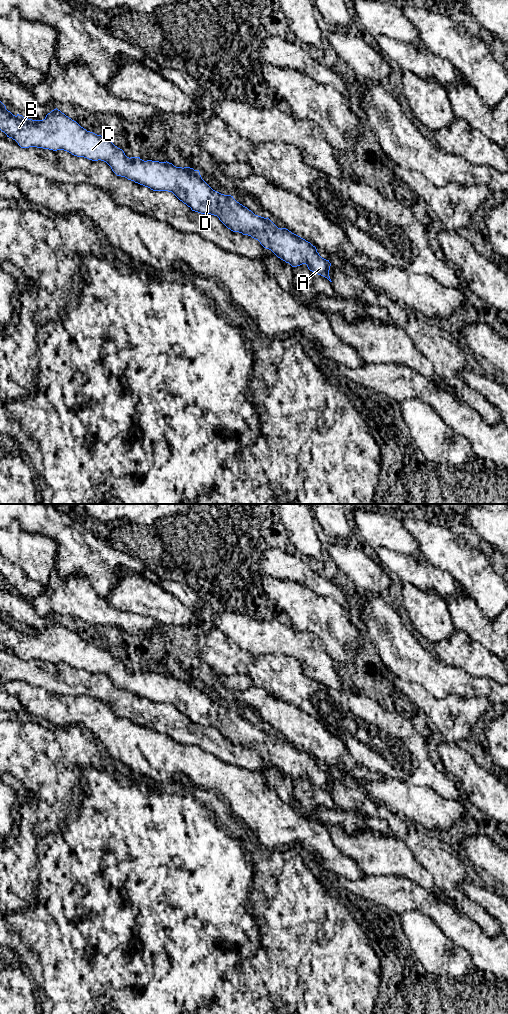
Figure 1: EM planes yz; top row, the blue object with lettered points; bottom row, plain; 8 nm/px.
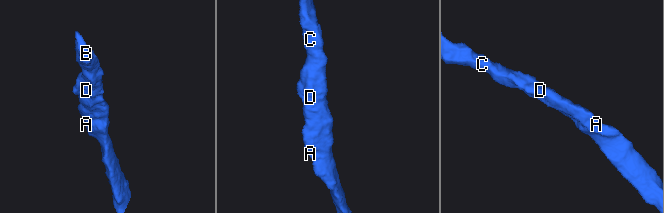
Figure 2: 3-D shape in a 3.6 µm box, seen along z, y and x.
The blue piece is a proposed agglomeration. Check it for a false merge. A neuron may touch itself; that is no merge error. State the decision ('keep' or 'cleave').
keep

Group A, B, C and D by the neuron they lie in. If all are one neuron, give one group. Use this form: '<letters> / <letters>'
A B C D

